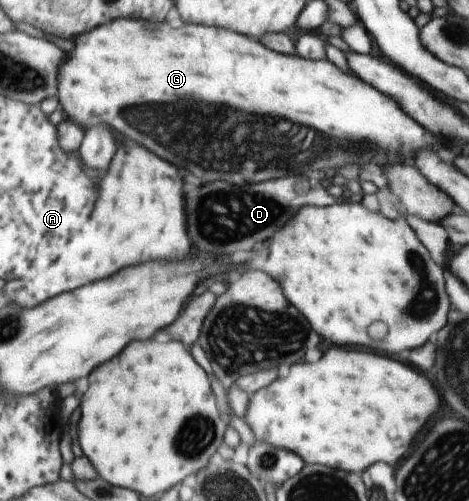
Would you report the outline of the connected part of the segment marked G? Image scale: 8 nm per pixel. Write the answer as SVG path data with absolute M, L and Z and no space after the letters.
M113 19L105 25L99 25L93 31L81 33L74 39L75 47L67 51L67 59L59 69L59 103L62 105L65 119L79 125L84 131L89 131L93 127L101 124L110 125L117 129L125 137L135 139L139 145L147 147L149 151L161 155L163 159L171 161L177 167L183 167L187 171L193 171L199 179L205 179L207 183L217 181L217 179L227 179L229 183L259 183L267 179L277 179L277 177L287 177L293 175L293 159L295 159L295 175L303 175L309 171L325 171L325 169L341 169L347 164L357 163L361 167L365 163L379 165L379 163L401 163L405 159L411 159L411 155L417 149L431 147L437 139L429 135L425 129L421 129L413 119L409 119L405 113L397 109L397 105L369 87L367 83L353 79L345 73L341 73L335 65L329 61L317 61L303 59L303 57L289 57L289 55L279 55L265 47L263 43L229 31L229 29L219 29L219 27L207 27L207 25L185 25L181 29L173 29L169 23L151 23L151 21L137 21L137 19Z

